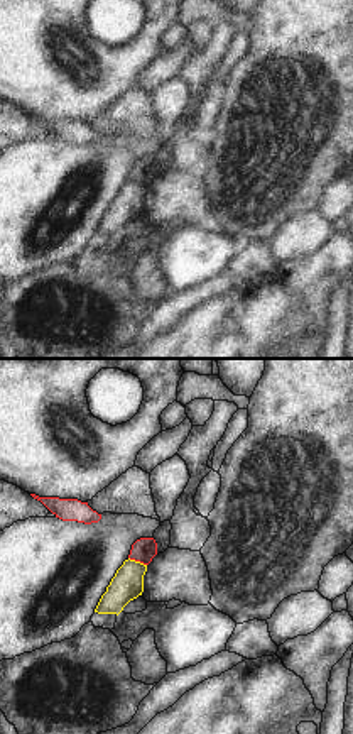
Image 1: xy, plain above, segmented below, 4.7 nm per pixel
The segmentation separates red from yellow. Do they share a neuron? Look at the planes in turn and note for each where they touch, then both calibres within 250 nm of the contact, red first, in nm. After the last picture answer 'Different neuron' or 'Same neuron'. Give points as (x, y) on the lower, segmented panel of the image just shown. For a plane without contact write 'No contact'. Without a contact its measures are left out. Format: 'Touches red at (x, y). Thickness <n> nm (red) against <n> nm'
Touches red at (137, 560). Thickness 110 nm (red) against 150 nm

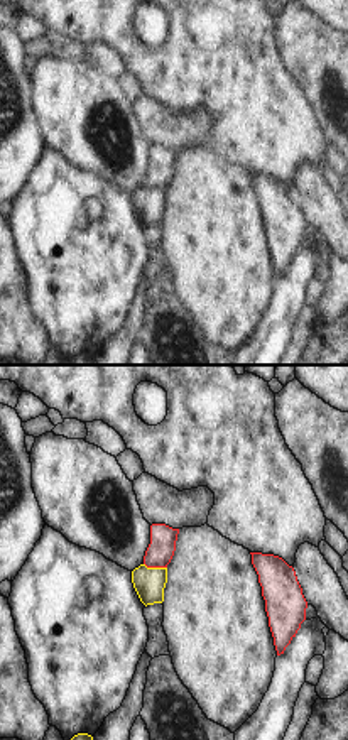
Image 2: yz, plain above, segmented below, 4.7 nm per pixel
Touches red at (156, 566). Thickness 130 nm (red) against 150 nm

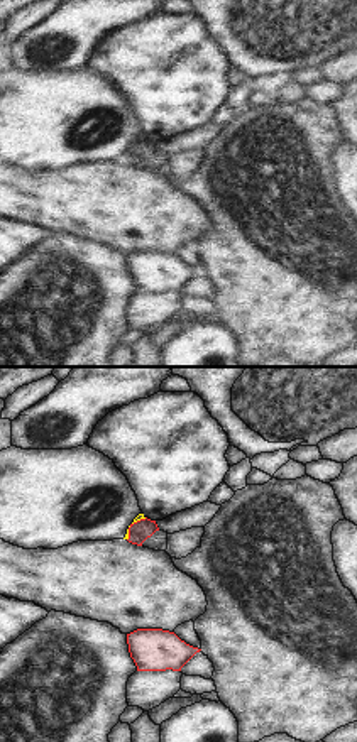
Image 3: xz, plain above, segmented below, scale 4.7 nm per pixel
Touches red at (131, 526). Thickness 100 nm (red) against 30 nm

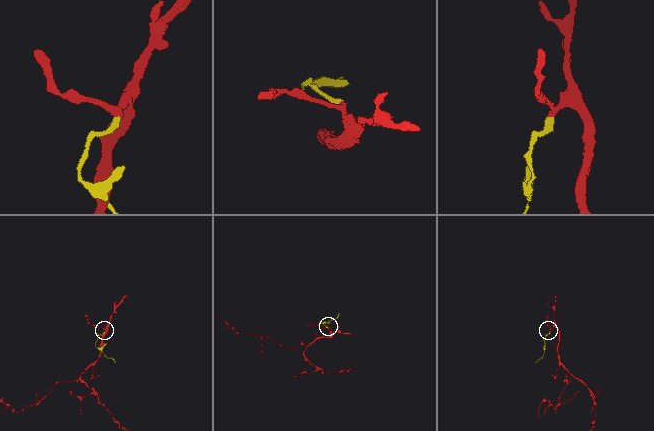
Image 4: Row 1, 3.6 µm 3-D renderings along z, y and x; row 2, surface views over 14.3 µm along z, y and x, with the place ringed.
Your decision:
Different neuron

